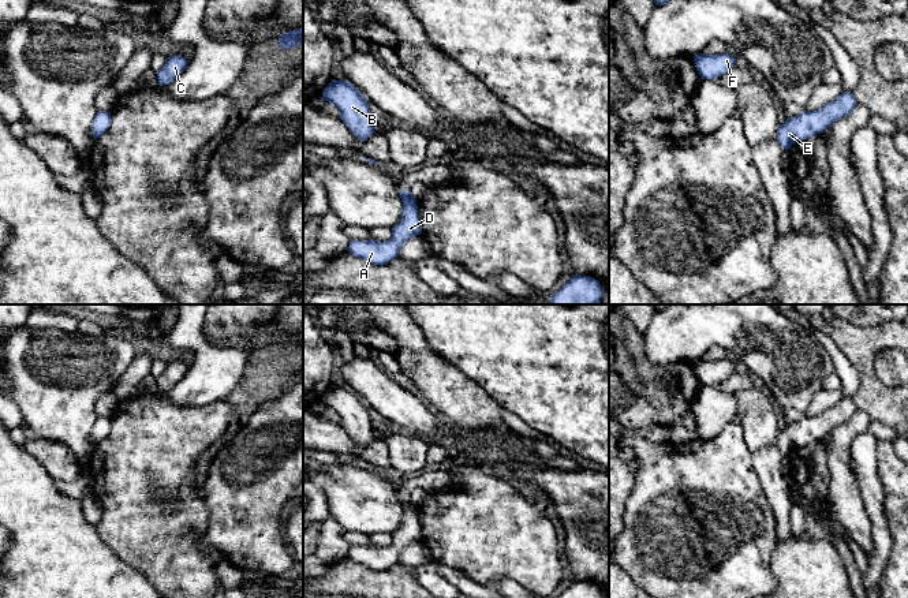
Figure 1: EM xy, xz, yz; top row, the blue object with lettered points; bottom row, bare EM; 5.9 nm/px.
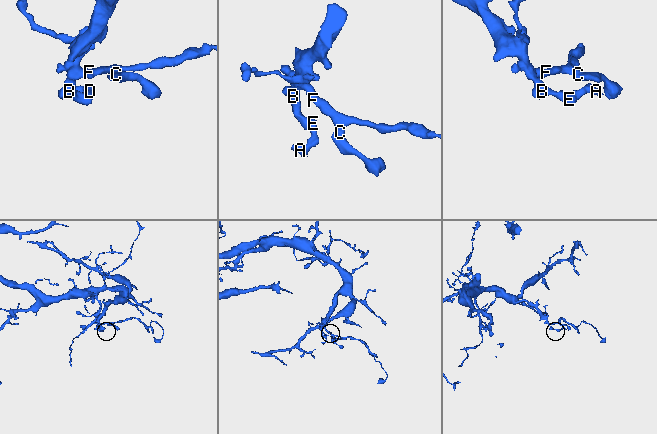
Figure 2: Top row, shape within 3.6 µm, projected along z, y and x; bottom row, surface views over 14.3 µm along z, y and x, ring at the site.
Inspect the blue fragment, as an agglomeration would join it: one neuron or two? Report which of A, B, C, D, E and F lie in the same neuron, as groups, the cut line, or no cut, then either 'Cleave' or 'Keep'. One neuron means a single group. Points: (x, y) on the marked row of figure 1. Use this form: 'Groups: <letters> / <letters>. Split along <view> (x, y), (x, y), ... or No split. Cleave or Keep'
Groups: A B C D E F. No split. Keep

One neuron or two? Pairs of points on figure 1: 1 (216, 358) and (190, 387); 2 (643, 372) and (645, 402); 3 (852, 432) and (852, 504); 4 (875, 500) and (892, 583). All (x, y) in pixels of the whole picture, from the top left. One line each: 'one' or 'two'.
1: one
2: one
3: one
4: two

